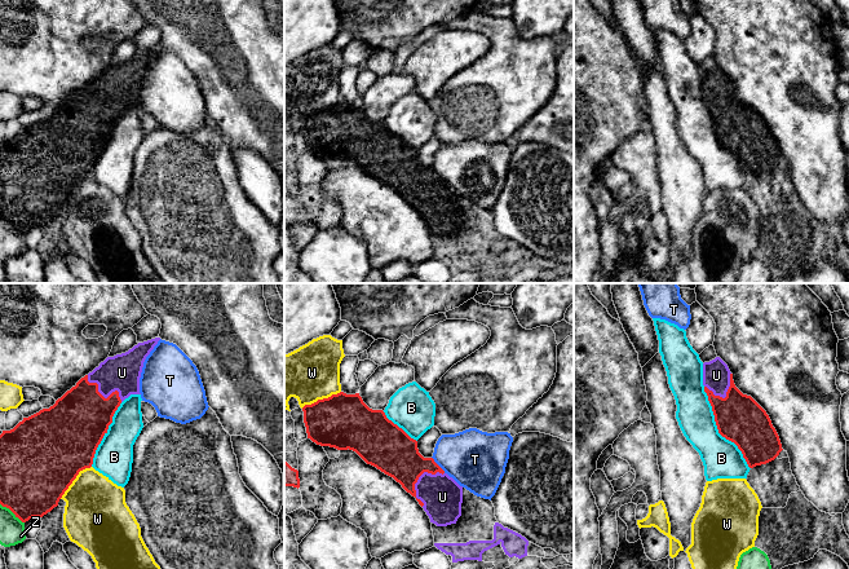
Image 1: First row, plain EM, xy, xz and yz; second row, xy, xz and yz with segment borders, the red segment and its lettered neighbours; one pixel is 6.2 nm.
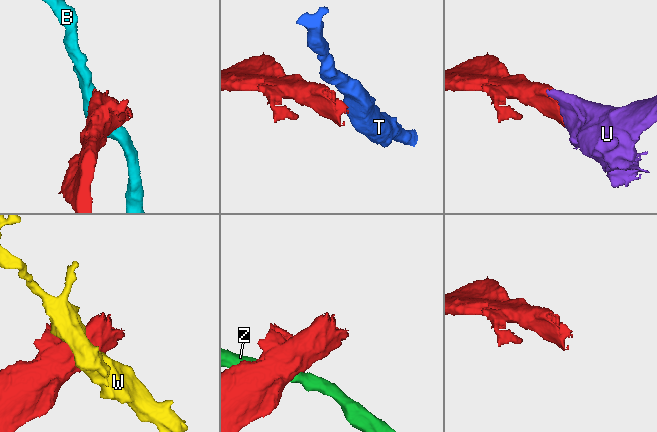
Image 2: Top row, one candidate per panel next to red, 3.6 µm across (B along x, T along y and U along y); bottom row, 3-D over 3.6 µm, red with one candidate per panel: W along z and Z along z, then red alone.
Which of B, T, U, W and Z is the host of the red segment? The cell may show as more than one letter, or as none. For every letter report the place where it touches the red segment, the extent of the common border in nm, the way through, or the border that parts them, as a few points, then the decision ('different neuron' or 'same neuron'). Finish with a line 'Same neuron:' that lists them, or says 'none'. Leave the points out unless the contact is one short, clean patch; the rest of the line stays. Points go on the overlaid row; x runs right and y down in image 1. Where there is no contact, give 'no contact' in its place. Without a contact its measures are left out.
B: yz (717, 428) | 600 nm | different neuron
T: xz (437, 464) | 130 nm | along xz (432, 457), (445, 472) | different neuron
U: xz (418, 479) | 260 nm | same neuron
W: xy (74, 479) | 280 nm | different neuron
Z: xy (12, 511) | 200 nm | different neuron
Same neuron: U

